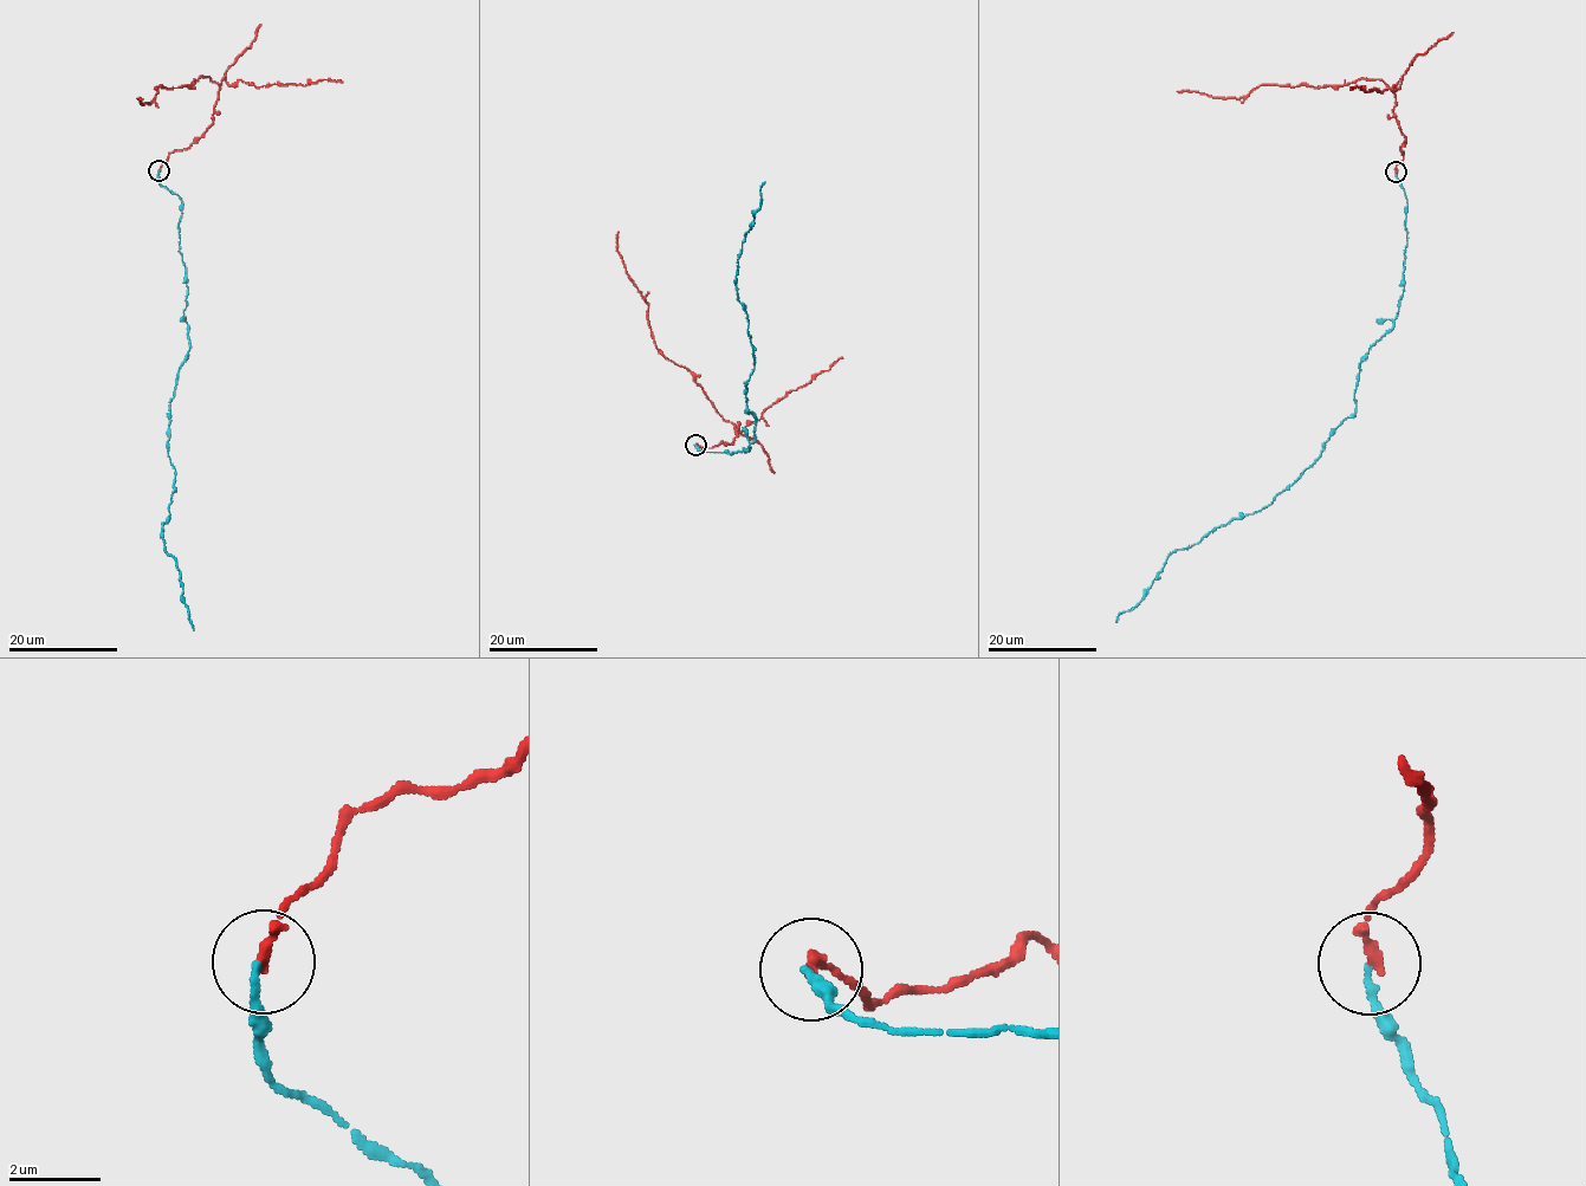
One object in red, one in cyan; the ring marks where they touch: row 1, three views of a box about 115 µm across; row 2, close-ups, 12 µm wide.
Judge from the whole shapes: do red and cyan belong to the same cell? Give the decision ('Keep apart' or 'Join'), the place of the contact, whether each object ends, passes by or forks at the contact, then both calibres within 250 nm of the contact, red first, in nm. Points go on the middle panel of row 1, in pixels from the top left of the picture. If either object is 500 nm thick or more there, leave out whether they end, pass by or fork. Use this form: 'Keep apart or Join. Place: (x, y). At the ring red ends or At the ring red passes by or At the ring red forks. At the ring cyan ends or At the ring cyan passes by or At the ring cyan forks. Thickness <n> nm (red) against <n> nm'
Keep apart. Place: (696, 445). At the ring red ends. At the ring cyan ends. Thickness 240 nm (red) against 150 nm

